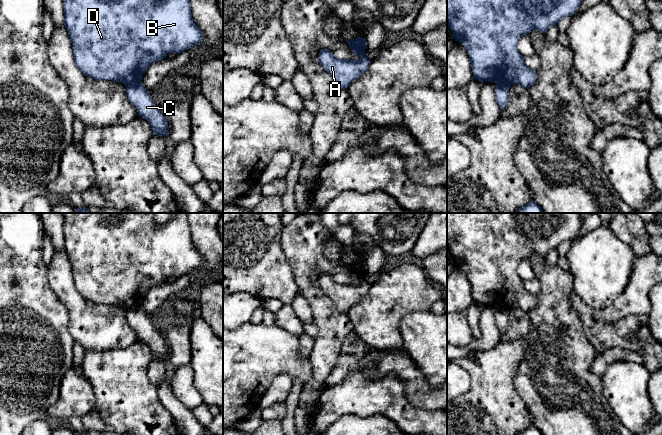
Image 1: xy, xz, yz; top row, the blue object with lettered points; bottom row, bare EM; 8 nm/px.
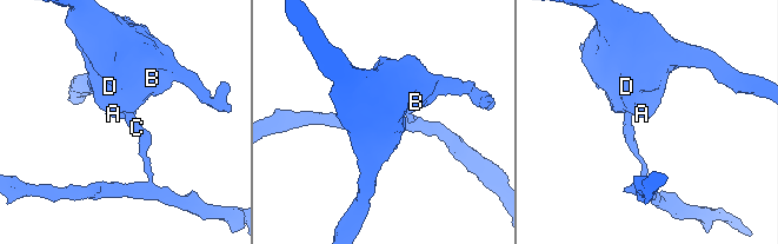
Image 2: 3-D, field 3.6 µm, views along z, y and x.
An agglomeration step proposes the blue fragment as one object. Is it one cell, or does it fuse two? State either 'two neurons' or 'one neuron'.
two neurons

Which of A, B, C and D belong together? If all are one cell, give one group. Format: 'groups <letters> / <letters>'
groups A B D / C

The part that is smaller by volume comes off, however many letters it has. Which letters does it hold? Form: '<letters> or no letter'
C

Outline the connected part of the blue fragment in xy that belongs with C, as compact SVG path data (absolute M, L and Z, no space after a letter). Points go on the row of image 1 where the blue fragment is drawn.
M141 82L126 85L126 94L140 117L146 119L150 123L153 134L162 137L168 135L168 120L165 112L155 105L148 90Z

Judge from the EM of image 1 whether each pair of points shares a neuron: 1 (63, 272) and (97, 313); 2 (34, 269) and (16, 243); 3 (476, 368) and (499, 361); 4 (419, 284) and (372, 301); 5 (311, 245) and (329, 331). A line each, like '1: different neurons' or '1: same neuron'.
1: same neuron
2: same neuron
3: same neuron
4: same neuron
5: same neuron

